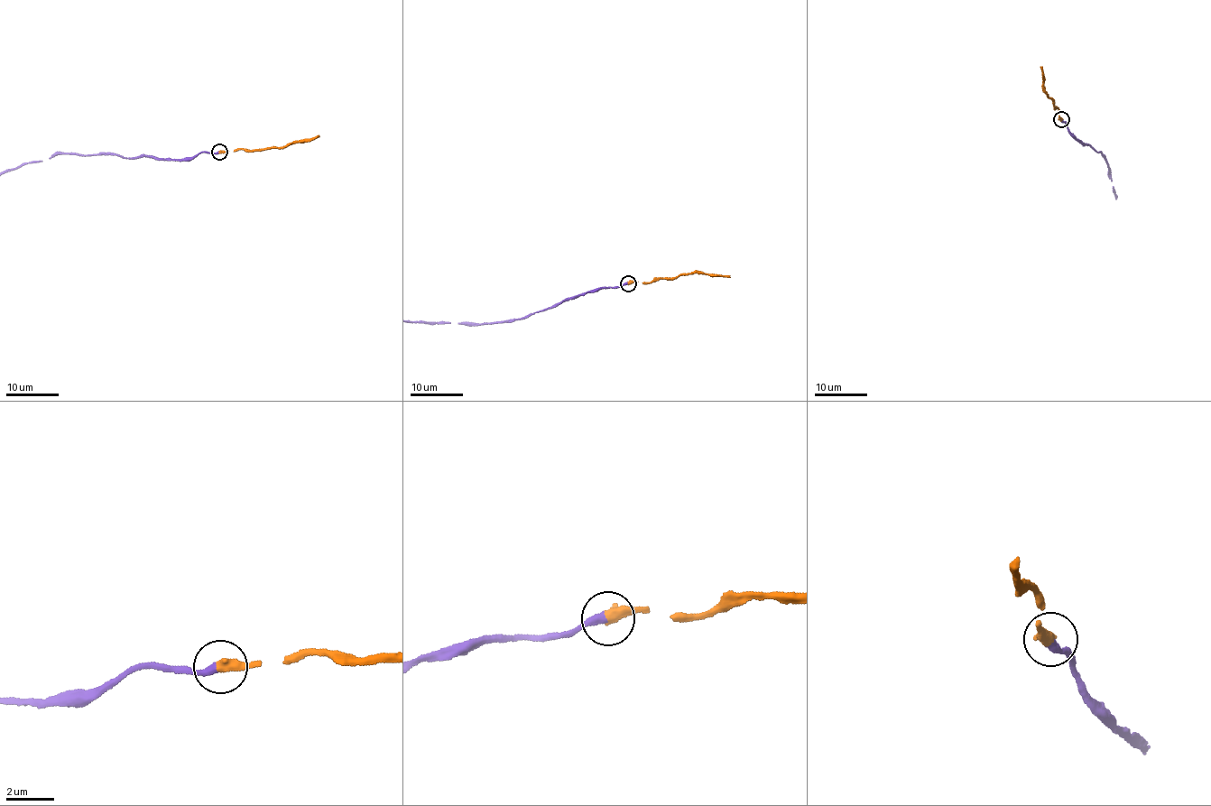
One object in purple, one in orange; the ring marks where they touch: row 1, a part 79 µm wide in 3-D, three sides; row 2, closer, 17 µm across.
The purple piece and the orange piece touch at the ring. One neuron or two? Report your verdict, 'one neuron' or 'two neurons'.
one neuron

